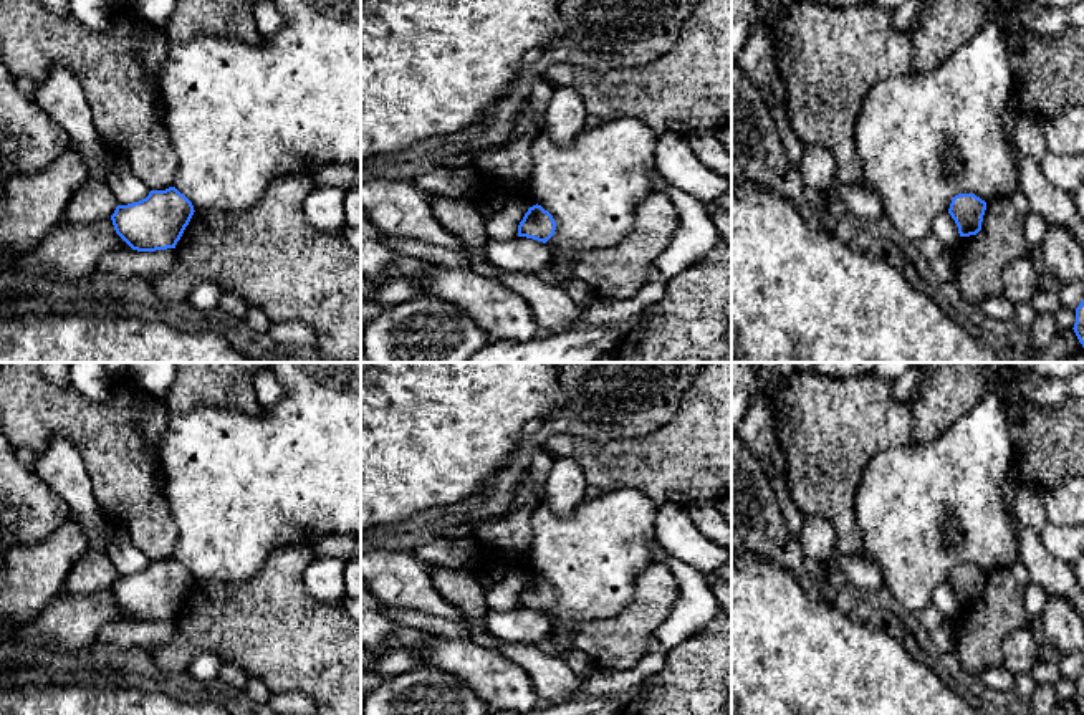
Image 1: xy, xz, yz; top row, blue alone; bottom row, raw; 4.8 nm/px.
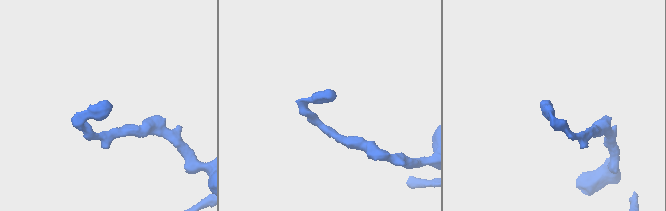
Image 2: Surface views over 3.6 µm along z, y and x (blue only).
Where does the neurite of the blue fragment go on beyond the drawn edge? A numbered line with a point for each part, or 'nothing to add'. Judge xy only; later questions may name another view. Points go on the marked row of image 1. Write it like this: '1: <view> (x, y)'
nothing to add

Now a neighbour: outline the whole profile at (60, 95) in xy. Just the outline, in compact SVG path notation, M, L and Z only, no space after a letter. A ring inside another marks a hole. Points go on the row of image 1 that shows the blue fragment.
M53 66L46 79L36 84L35 101L70 134L71 147L83 157L89 177L106 180L114 157L101 142L76 76Z

